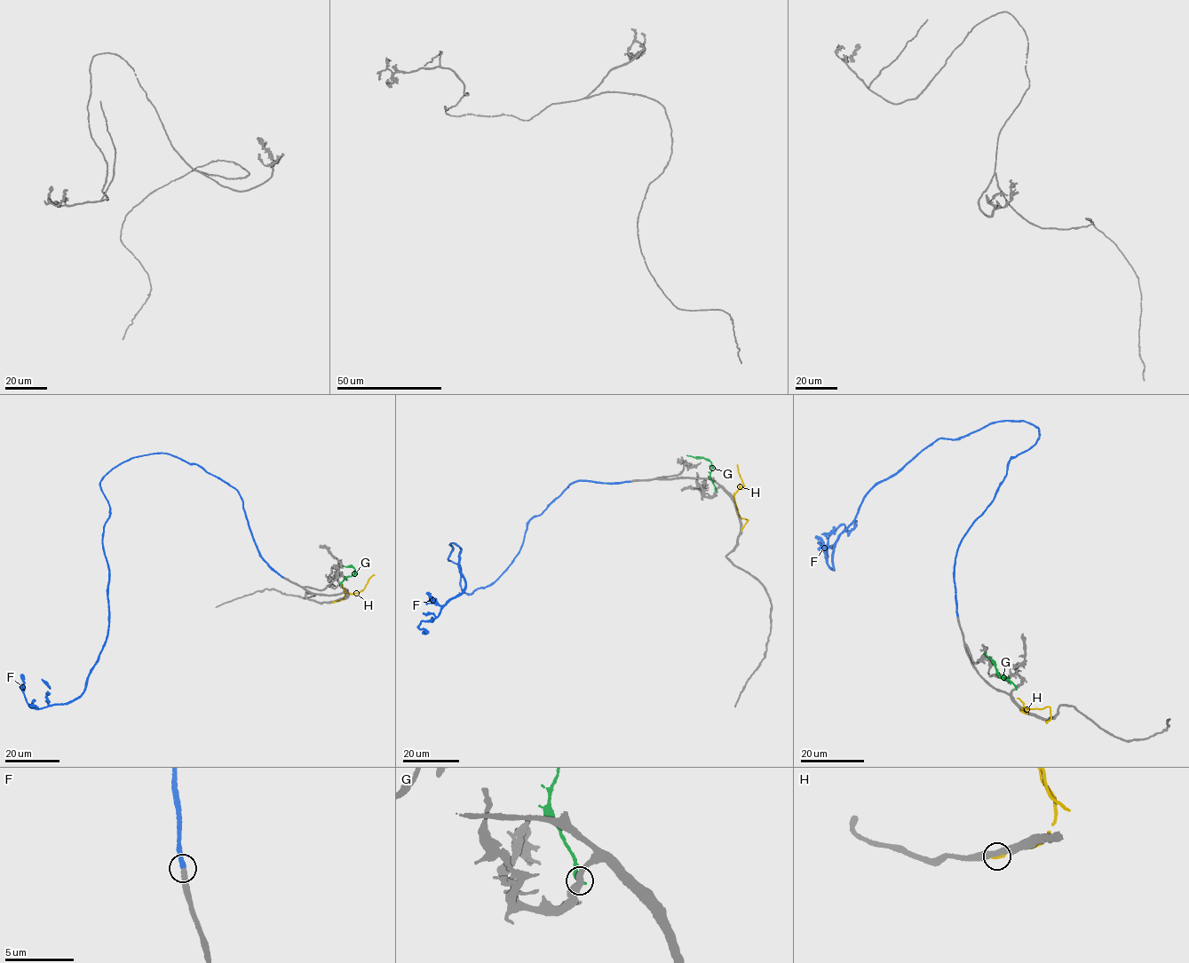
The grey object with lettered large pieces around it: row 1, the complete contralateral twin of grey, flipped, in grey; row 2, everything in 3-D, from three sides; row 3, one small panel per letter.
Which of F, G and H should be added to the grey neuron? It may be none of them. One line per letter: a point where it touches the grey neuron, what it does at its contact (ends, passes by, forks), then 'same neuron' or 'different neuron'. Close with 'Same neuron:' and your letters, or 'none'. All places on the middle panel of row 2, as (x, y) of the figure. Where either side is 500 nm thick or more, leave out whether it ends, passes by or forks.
F: contact (630, 481); it ends; same neuron
G: contact (716, 491); it ends; different neuron
H: contact (741, 529); it ends; different neuron
Same neuron: F

